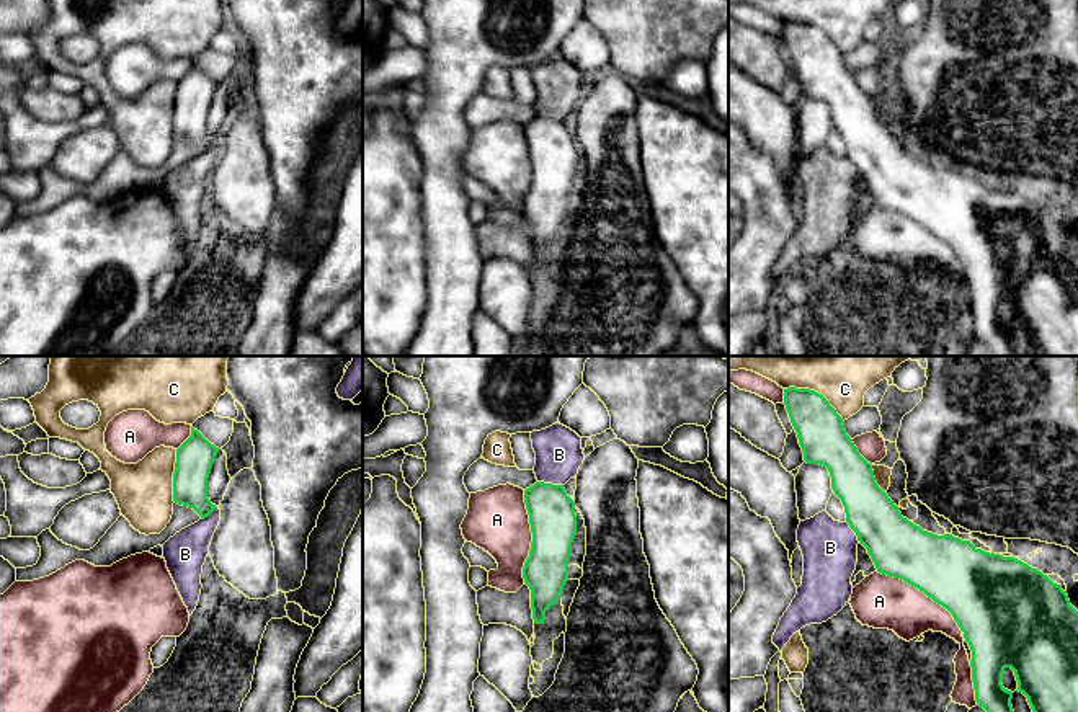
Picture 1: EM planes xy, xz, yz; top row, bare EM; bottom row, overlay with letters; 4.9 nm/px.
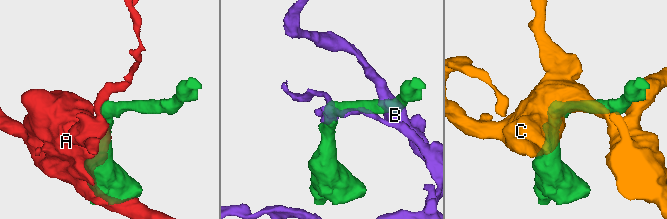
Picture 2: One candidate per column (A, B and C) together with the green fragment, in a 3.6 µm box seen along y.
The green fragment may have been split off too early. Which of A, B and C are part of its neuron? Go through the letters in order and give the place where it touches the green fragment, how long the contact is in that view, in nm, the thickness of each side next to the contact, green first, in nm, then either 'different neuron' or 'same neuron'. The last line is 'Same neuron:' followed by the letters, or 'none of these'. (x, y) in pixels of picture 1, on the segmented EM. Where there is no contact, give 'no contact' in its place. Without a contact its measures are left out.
A: contact xz (533, 536); length 460 nm; calibres 220 and 300 nm; different neuron
B: contact xz (551, 484); length 130 nm; calibres 220 and 240 nm; different neuron
C: contact yz (814, 391); length 340 nm; calibres 240 and 420 nm; different neuron
Same neuron: none of these

